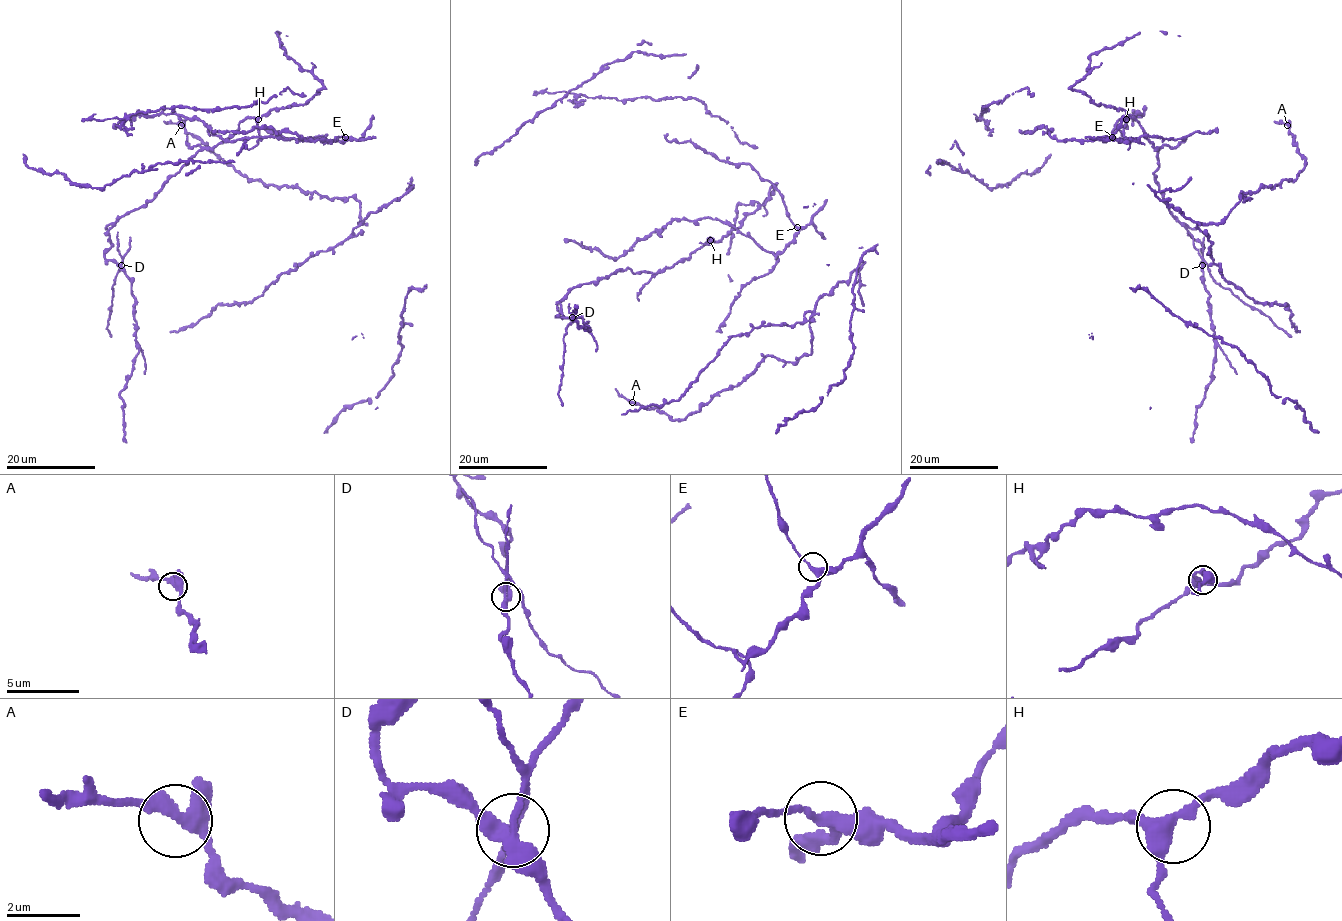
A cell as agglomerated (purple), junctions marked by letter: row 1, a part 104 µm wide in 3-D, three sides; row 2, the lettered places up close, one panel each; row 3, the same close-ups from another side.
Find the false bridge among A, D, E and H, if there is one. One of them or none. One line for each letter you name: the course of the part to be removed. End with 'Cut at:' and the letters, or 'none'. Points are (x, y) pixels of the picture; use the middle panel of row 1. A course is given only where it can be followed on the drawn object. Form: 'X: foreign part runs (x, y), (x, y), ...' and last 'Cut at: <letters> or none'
D: foreign part runs (572, 317), (563, 336), (559, 393), (562, 406)
Cut at: D

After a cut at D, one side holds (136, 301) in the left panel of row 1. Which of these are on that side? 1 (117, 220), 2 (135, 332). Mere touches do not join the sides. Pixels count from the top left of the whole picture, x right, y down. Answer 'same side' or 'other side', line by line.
1: same side
2: same side

